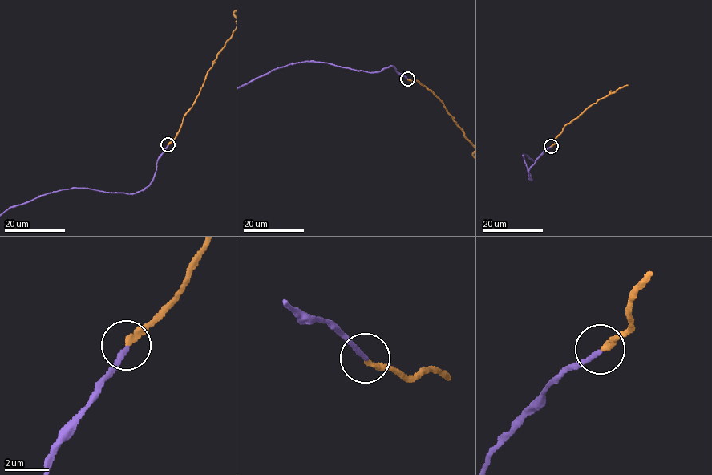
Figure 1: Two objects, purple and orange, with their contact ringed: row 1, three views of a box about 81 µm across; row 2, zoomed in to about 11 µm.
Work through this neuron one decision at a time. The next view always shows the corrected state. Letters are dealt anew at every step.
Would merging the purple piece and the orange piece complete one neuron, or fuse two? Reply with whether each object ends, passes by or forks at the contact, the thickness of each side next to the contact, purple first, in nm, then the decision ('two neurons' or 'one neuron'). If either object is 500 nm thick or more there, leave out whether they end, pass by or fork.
purple ends there; orange ends there; 190 nm thick on the purple side, 240 nm on the other; one neuron

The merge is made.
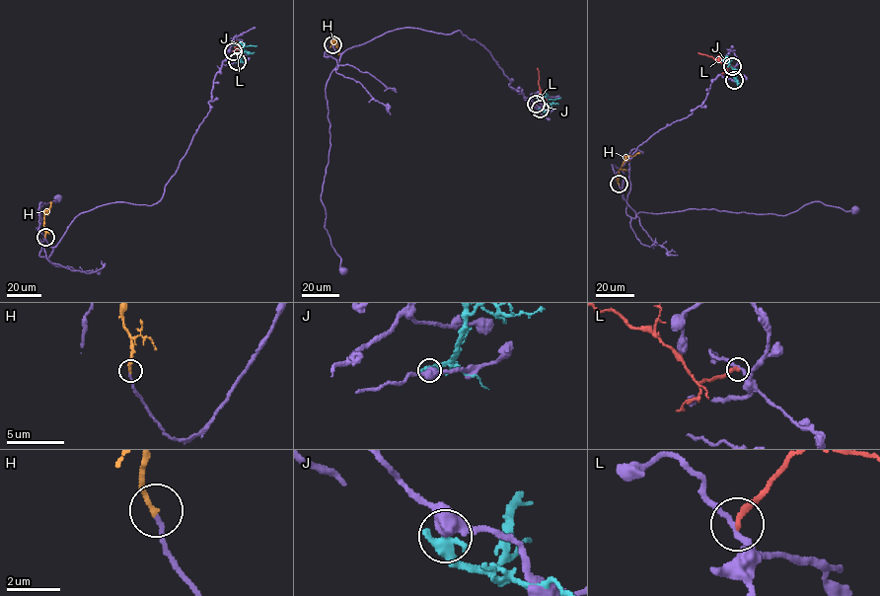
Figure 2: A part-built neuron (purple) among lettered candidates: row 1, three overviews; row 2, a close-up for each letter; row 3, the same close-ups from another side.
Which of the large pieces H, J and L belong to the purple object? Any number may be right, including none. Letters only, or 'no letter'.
H

